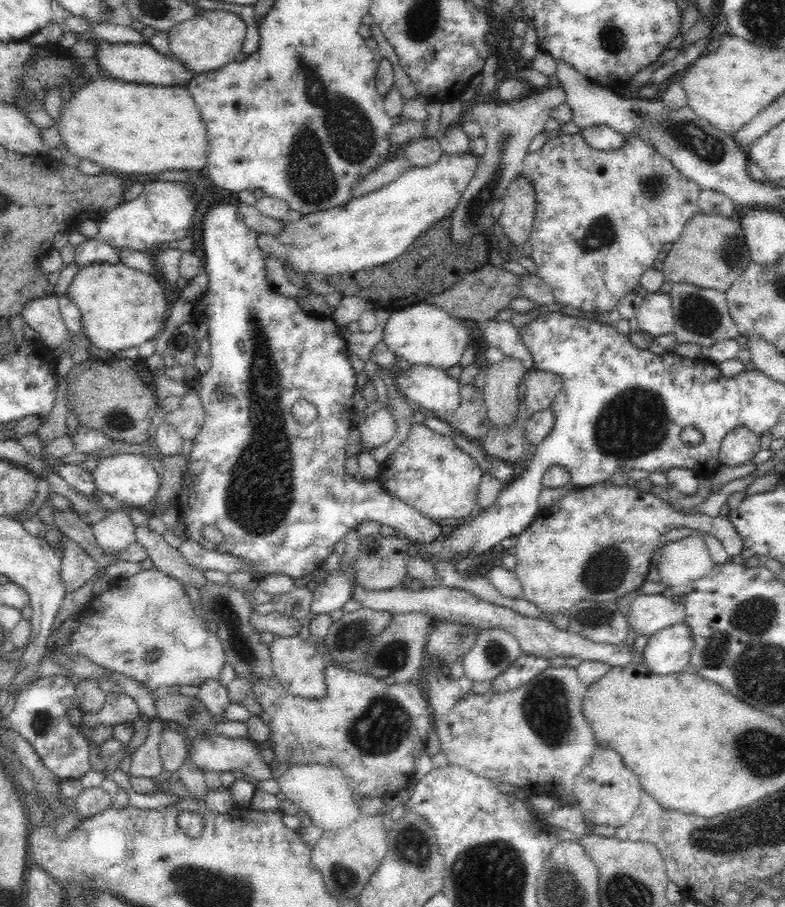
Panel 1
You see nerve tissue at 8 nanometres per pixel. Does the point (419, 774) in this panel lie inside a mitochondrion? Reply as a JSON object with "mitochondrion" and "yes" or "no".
{"mitochondrion":"no"}

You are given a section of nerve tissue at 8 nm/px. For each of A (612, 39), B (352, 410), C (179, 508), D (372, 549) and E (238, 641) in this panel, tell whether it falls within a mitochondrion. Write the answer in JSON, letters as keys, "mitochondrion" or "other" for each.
{"A":"mitochondrion","B":"other","C":"other","D":"other","E":"mitochondrion"}

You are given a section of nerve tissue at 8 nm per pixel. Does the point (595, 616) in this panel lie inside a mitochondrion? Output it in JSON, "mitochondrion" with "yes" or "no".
{"mitochondrion":"yes"}

